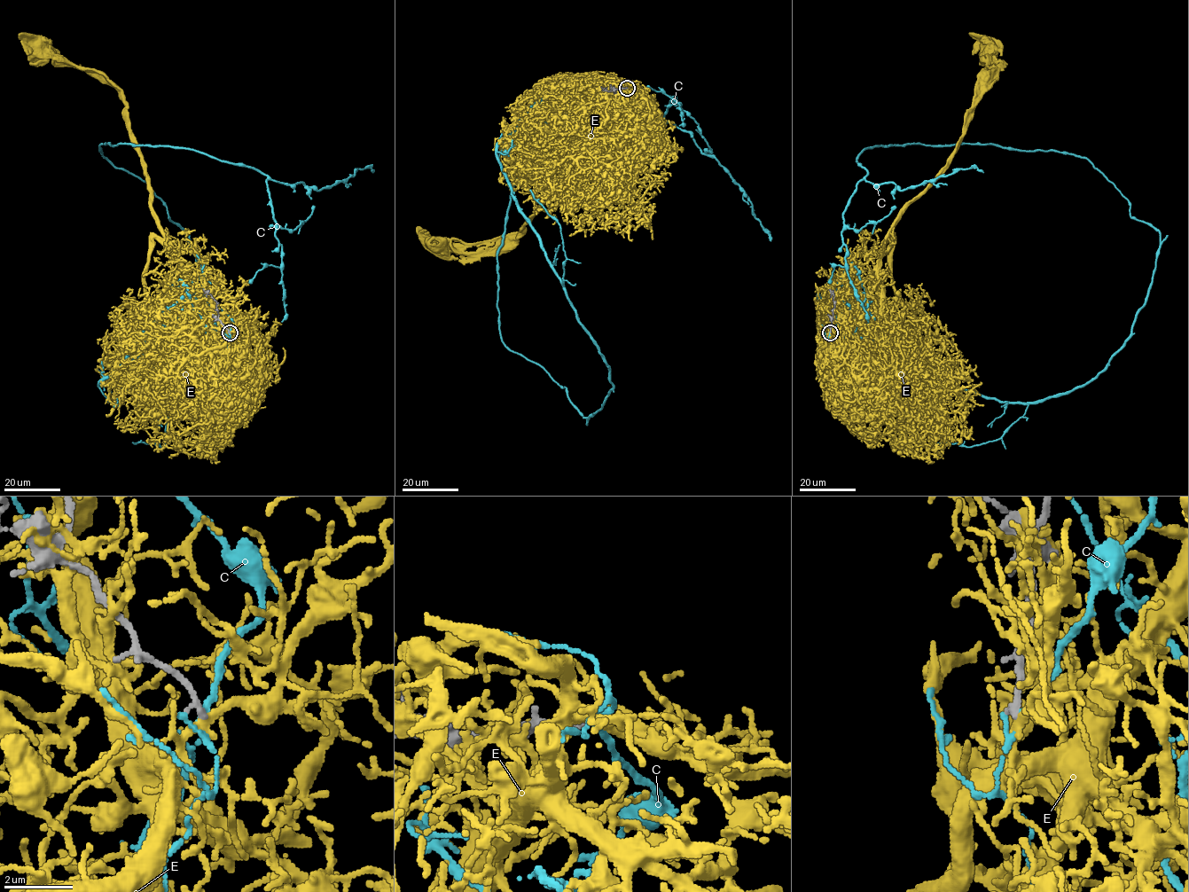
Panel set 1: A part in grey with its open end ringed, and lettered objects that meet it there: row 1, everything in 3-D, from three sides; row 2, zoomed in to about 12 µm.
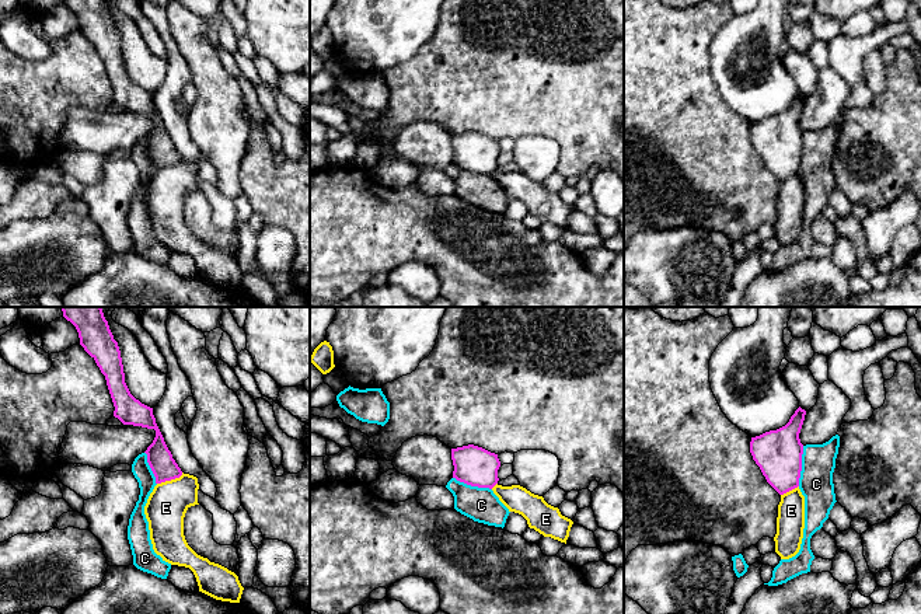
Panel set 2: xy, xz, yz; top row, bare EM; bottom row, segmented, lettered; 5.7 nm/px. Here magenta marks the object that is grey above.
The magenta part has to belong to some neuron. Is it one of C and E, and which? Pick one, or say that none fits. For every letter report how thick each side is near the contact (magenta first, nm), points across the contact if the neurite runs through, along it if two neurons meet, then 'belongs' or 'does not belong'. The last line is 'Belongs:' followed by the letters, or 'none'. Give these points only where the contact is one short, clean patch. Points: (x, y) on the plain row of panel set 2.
C: calibres 280 and 190 nm; does not belong
E: calibres 140 and 240 nm; border xy (182, 159), (178, 163), (157, 170); does not belong
Belongs: none

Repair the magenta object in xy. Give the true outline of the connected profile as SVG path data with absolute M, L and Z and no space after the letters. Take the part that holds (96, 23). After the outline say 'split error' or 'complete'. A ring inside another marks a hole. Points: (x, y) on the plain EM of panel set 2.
M63 0L63 3L76 13L80 31L95 46L105 62L115 93L114 102L123 111L156 116L153 129L144 137L156 163L156 170L179 164L182 157L164 128L156 109L153 94L136 86L125 69L121 36L104 0Z; complete

